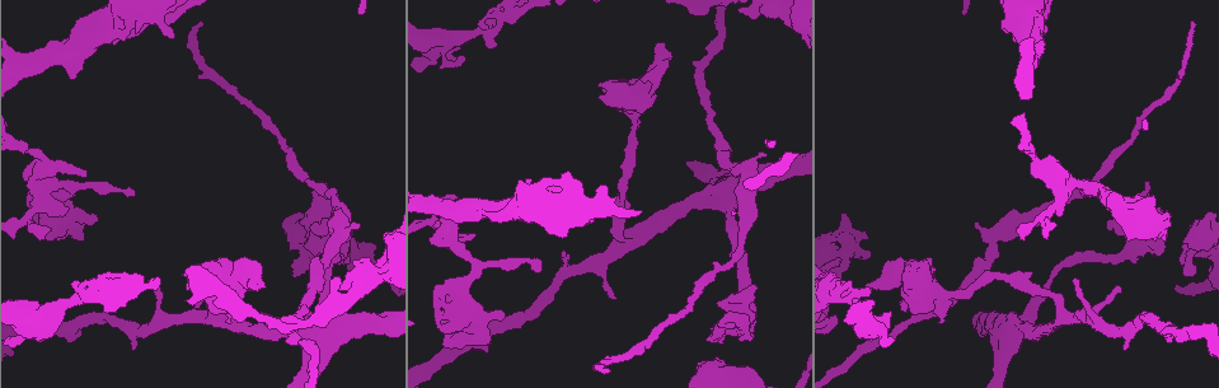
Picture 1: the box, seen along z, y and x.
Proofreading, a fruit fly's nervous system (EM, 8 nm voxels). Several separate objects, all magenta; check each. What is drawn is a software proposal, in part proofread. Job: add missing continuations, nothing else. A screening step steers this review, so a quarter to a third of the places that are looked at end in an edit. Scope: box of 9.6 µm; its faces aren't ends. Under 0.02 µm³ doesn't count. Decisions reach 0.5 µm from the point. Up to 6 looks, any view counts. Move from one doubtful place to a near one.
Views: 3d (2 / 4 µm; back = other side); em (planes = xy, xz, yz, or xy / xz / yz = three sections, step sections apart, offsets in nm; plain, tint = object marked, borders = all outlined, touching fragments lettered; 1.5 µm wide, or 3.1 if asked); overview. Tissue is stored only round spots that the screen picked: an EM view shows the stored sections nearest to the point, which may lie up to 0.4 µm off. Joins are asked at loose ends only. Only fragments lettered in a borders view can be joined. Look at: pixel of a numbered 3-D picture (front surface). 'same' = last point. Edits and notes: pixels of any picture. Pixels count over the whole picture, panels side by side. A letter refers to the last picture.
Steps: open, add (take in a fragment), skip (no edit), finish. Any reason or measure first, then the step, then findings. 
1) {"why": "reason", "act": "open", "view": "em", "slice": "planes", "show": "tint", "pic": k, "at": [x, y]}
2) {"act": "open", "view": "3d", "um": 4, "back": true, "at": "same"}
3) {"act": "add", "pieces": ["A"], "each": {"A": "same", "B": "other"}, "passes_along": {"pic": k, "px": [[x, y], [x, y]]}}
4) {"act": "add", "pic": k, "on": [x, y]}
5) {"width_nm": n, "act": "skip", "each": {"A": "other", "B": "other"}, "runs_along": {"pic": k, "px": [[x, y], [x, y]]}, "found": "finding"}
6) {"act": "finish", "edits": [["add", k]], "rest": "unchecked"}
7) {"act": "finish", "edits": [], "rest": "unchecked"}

{"why": "tapers out", "act": "open", "view": "em", "slice": "yz", "step": 4, "show": "borders", "pic": 1, "at": [1119, 288]}

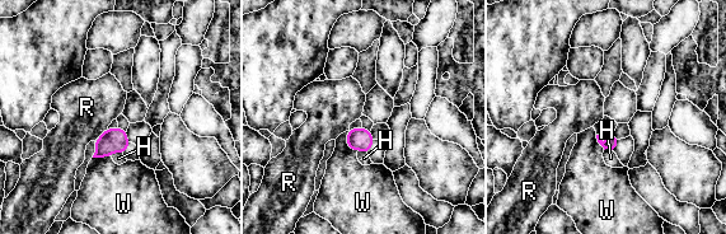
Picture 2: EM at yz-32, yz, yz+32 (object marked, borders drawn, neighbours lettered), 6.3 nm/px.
{"why": "cut it another way", "act": "open", "view": "em", "slice": "planes", "show": "borders", "at": "same"}

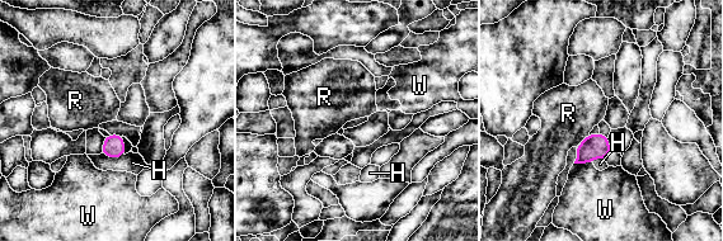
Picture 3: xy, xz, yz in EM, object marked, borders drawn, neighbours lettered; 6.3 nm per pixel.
{"longest_contact_nm": ["H", 140], "act": "skip", "each": {"H": "other", "R": "other", "W": "other"}, "border": {"pic": 3, "px": [[588, 133], [578, 143]]}, "found": "no lettered fragment goes on from it"}

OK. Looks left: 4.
{"act": "open", "view": "3d", "um": 4, "pic": 1, "at": [727, 322]}

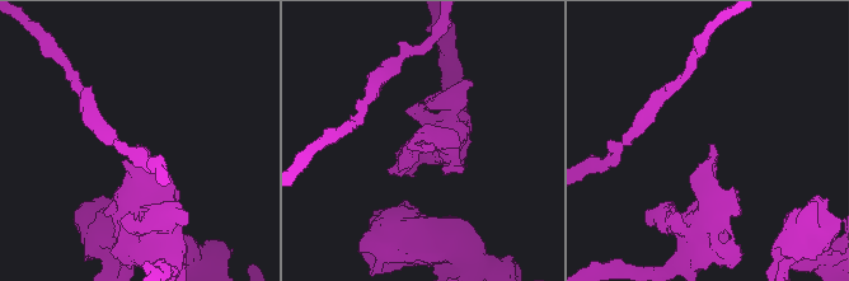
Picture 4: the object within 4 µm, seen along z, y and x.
{"why": "need the tissue", "act": "open", "view": "em", "slice": "xz", "step": 8, "show": "borders", "pic": 4, "at": [711, 146]}

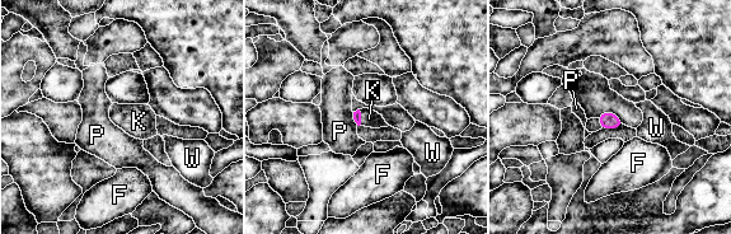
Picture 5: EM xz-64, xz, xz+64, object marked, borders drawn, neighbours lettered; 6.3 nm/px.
{"why": "another direction", "act": "open", "view": "em", "slice": "planes", "show": "borders", "at": "same"}

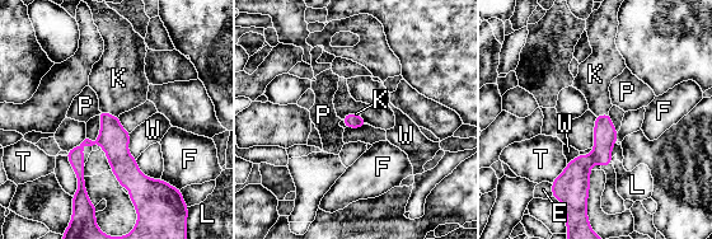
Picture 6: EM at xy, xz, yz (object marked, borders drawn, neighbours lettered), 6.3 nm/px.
{"act": "add", "pic": 6, "on": [118, 78], "each": {"E": "other", "F": "other", "K": "same", "L": "other", "P": "other", "T": "other", "W": "other"}, "passes_along": {"pic": 6, "px": [[113, 139], [108, 115], [118, 78]]}, "found": "it goes on there"}

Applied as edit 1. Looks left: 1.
{"act": "finish", "edits": [["add", 6]], "rest": "unchecked"}

